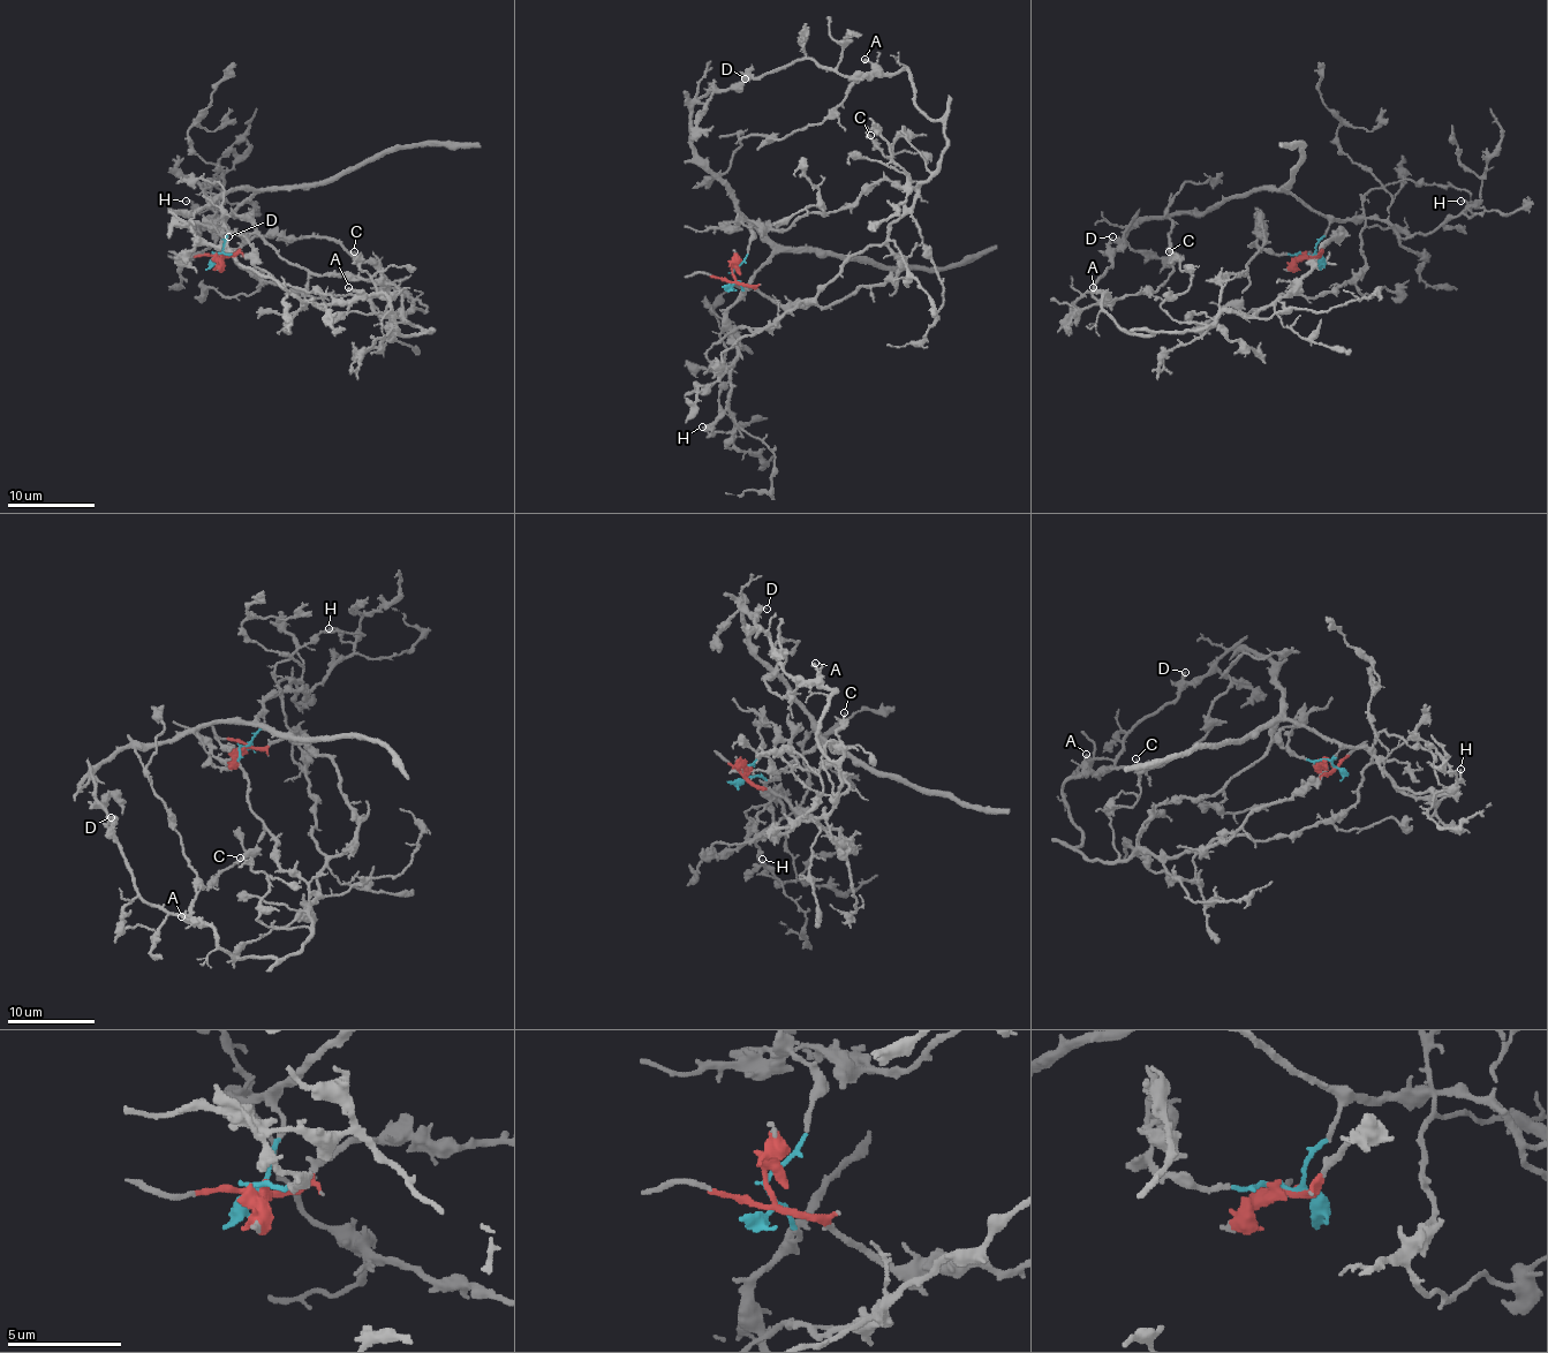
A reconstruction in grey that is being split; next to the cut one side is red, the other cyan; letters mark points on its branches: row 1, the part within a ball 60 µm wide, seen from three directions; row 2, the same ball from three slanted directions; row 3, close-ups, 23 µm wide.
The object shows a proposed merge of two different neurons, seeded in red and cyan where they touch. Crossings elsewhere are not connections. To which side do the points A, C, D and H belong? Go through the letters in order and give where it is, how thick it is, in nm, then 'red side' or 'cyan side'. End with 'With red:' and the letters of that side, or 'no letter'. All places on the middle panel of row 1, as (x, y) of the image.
A: (865, 59) | 280 nm | red side
C: (870, 135) | 160 nm | red side
D: (745, 78) | 180 nm | red side
H: (702, 426) | 140 nm | cyan side
With red: A, C, D

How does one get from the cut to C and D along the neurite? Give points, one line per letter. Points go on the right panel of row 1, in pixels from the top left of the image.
C: (1311, 256), (1339, 236), (1280, 297), (1202, 324), (1161, 307), (1190, 285), (1170, 251)
D: (1311, 256), (1339, 236), (1255, 314), (1137, 335), (1102, 307), (1107, 293), (1110, 302), (1093, 293), (1112, 236)

